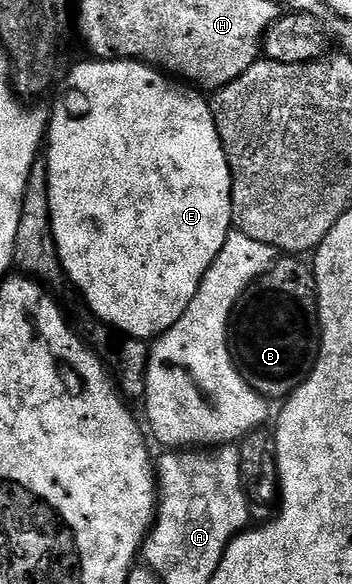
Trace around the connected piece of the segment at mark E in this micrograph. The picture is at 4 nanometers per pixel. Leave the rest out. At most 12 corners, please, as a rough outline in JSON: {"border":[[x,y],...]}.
{"border":[[92,58],[50,108],[63,275],[152,342],[233,231],[211,103]]}

